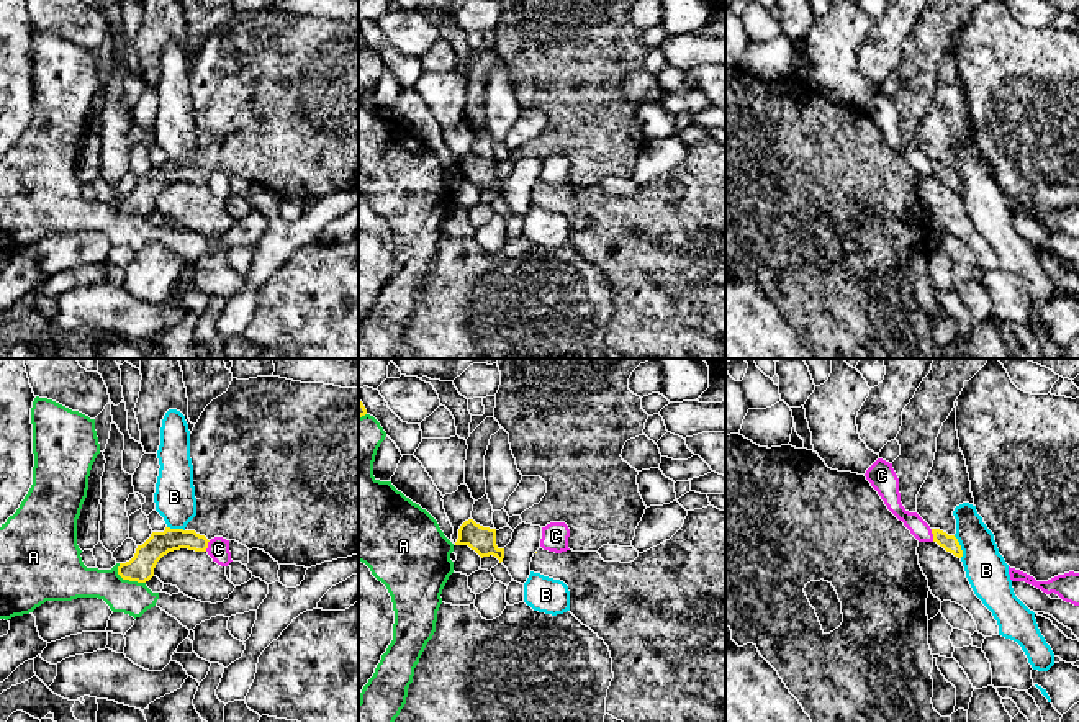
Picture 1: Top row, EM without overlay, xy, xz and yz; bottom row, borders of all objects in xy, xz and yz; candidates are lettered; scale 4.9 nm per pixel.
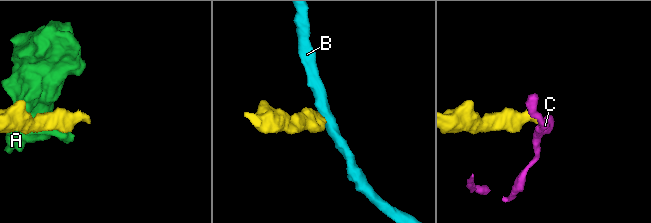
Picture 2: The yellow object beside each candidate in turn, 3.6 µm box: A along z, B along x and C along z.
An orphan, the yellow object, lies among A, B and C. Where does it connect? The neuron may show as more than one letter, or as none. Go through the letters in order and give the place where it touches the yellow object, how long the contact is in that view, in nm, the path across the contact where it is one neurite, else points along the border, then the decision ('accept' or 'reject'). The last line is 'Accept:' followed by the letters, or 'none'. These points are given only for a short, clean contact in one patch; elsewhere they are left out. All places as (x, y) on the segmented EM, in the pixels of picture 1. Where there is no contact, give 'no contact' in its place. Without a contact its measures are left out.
A: xy (126, 578) | 170 nm | reject
B: yz (960, 547) | 120 nm | along yz (953, 536), (960, 546), (961, 557) | reject
C: yz (934, 536) | 70 nm | along yz (930, 529), (934, 541) | reject
Accept: none

